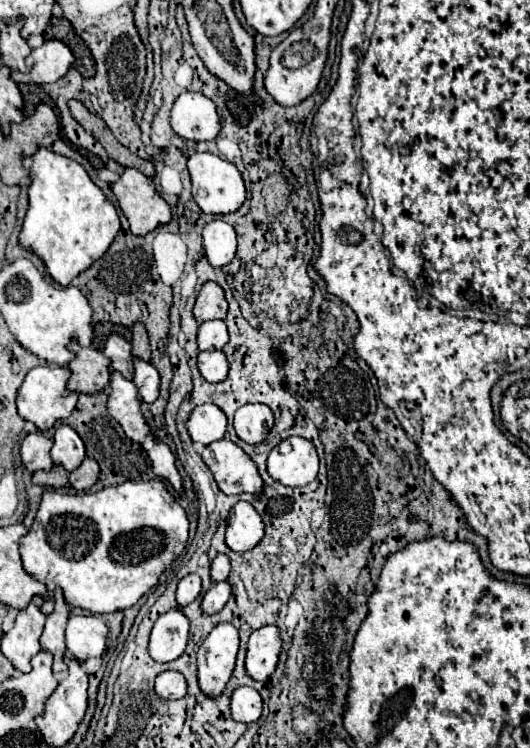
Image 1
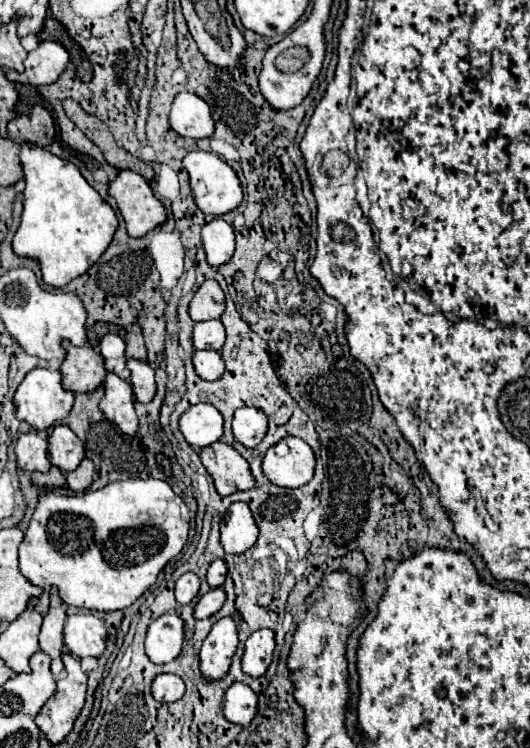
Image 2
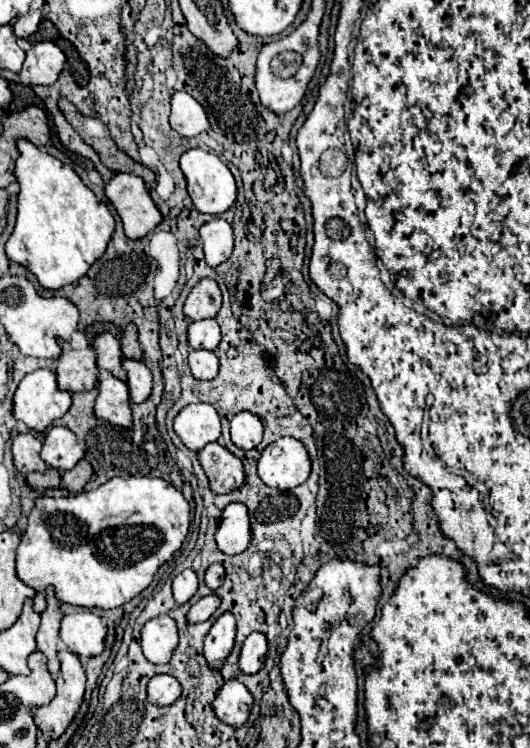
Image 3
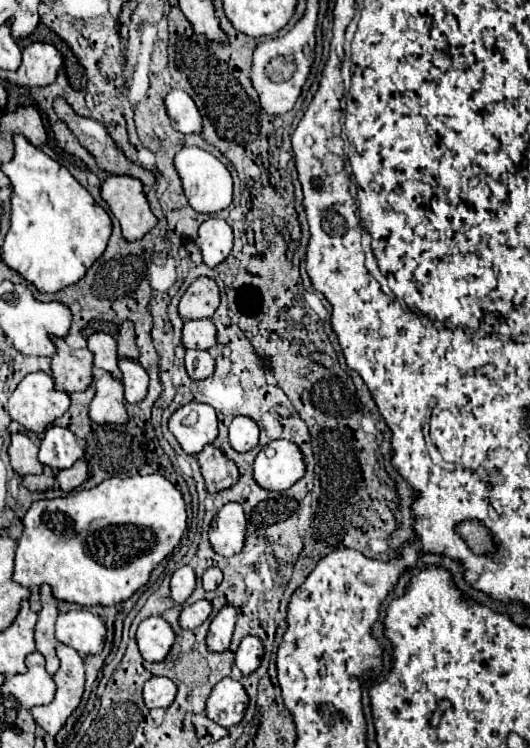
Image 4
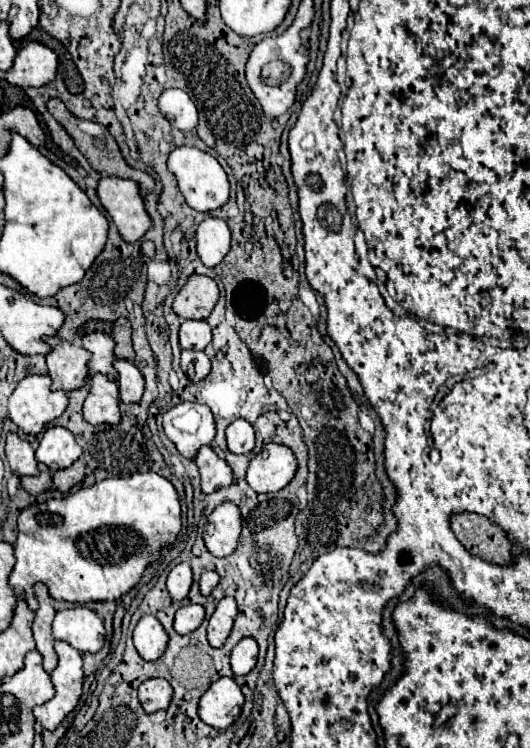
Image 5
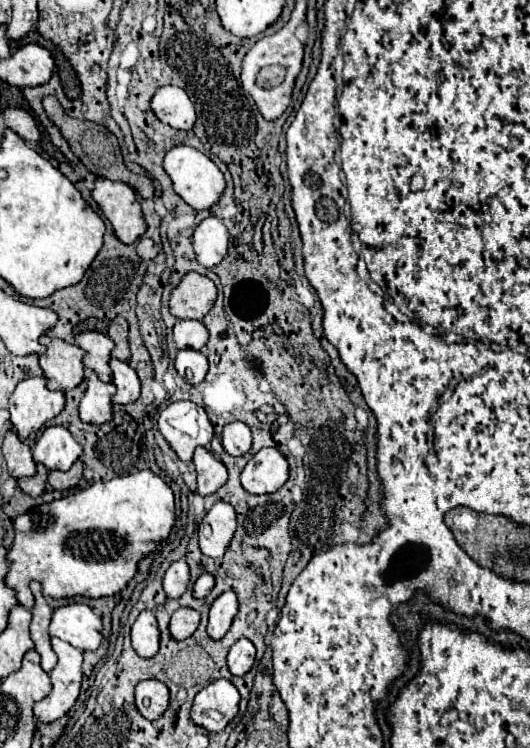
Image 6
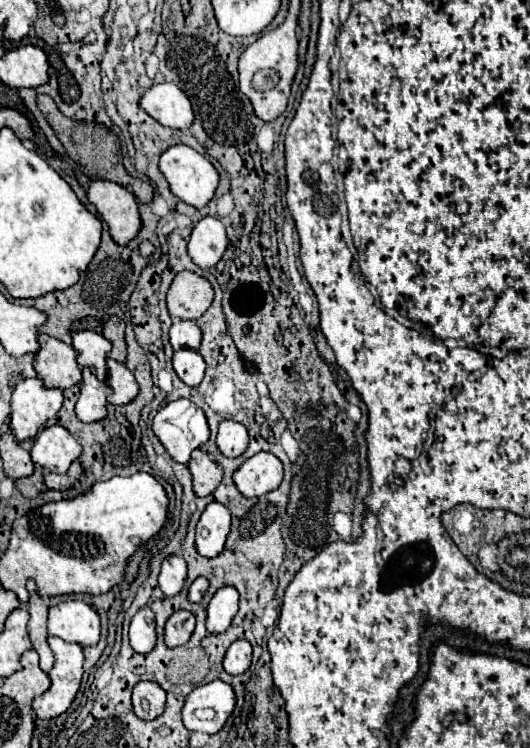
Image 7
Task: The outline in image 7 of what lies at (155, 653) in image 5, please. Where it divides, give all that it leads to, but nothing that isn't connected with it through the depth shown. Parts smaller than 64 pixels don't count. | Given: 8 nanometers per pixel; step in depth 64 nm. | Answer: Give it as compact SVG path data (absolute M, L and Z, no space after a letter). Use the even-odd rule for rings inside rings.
M144 606L136 612L130 624L130 646L138 654L148 654L152 646L156 646L156 622L154 622L154 612Z

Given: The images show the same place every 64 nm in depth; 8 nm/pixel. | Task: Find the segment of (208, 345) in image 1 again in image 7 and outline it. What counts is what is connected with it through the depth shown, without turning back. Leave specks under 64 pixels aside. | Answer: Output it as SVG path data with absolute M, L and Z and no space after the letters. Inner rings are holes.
M176 318L170 328L170 344L174 350L180 350L180 348L198 350L202 344L202 330L198 322Z

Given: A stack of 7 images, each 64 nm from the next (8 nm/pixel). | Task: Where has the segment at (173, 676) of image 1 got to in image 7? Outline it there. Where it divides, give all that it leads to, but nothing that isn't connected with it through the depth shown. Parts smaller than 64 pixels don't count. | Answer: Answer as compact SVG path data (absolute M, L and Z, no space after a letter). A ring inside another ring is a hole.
M138 682L132 692L132 706L138 718L154 720L164 712L166 694L156 682Z

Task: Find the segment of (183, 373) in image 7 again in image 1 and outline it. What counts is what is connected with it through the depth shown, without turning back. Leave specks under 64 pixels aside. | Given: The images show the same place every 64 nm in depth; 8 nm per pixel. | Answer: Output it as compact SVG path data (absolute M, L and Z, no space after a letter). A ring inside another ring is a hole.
M220 350L200 352L198 368L208 382L222 382L224 378L228 378L228 360L226 360L226 354Z

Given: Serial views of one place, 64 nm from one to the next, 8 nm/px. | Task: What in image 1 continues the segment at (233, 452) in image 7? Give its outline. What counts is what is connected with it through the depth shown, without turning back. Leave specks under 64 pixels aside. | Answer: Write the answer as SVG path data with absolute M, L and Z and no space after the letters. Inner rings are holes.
M244 404L236 410L234 430L248 444L260 444L274 426L274 414L264 404Z

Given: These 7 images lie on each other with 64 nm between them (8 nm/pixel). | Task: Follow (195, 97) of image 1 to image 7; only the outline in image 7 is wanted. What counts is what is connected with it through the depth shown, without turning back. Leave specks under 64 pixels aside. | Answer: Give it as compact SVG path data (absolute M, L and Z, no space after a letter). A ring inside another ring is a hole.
M154 84L140 100L140 106L160 124L188 132L194 110L188 96L174 84Z

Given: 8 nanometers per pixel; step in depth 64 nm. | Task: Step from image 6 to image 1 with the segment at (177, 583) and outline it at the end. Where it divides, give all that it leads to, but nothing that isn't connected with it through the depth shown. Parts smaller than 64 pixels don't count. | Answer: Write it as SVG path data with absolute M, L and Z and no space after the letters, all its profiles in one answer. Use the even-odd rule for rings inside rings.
M188 574L188 576L184 576L184 578L180 580L180 584L178 584L178 590L176 590L176 600L178 600L178 604L180 604L182 608L188 606L190 602L194 602L194 600L198 598L200 590L202 590L202 580L200 580L198 574Z

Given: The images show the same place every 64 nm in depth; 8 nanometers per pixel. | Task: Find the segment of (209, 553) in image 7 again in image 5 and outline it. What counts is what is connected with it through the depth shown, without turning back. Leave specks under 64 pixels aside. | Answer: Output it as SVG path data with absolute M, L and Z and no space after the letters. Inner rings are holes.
M232 502L220 504L206 522L204 542L210 554L230 556L238 548L238 538L242 530L240 508Z

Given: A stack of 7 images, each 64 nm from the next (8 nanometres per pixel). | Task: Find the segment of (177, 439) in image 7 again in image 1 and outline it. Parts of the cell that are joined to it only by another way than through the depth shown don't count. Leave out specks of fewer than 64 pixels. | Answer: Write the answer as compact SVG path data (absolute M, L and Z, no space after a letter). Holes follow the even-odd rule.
M202 404L192 410L186 426L194 442L208 446L210 442L224 438L228 420L226 414L216 404Z

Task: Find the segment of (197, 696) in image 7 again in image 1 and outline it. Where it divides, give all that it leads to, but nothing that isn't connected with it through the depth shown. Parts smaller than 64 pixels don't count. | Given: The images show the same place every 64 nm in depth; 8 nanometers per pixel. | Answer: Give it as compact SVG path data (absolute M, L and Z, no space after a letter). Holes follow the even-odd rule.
M240 686L234 690L232 704L230 704L234 720L244 722L244 724L258 722L262 716L262 708L264 708L264 702L262 702L262 696L258 694L258 690L254 690L250 686Z

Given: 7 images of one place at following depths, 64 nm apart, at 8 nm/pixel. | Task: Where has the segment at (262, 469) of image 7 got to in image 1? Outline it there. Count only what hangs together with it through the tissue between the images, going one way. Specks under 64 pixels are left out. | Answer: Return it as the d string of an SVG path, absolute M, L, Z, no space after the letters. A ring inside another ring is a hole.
M290 436L268 456L268 472L284 486L306 486L318 476L318 454L312 442Z

